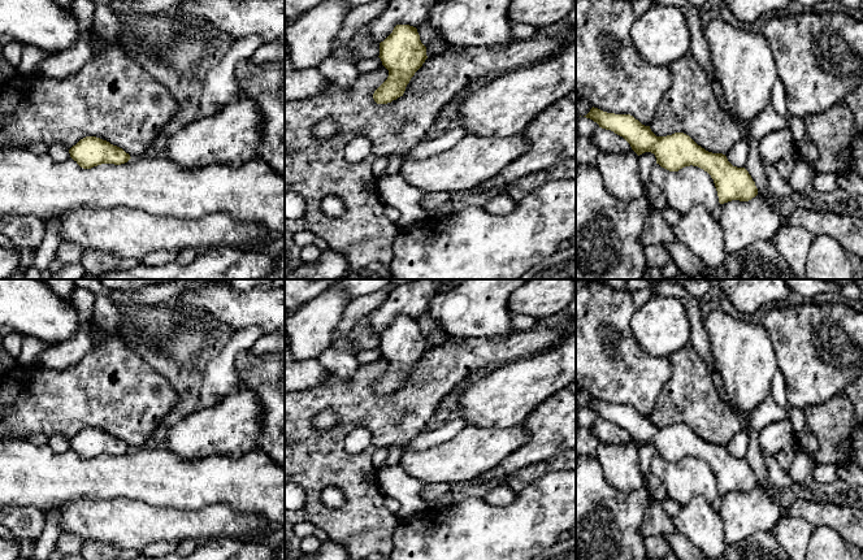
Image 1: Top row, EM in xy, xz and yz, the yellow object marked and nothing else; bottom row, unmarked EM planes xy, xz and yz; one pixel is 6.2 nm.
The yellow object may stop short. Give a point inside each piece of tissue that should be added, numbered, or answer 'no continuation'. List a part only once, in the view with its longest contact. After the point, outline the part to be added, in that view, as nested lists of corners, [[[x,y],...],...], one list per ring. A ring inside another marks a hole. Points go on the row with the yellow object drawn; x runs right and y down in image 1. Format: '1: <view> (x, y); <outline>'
no continuation

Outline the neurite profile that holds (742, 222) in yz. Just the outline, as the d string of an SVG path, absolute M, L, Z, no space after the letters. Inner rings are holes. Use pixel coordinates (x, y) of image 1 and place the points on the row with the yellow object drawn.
M760 194L749 201L732 200L721 204L719 223L727 253L737 252L758 240L773 240L784 213Z

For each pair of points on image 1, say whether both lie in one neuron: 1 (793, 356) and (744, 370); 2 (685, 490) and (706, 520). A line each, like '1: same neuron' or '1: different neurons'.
1: different neurons
2: different neurons

